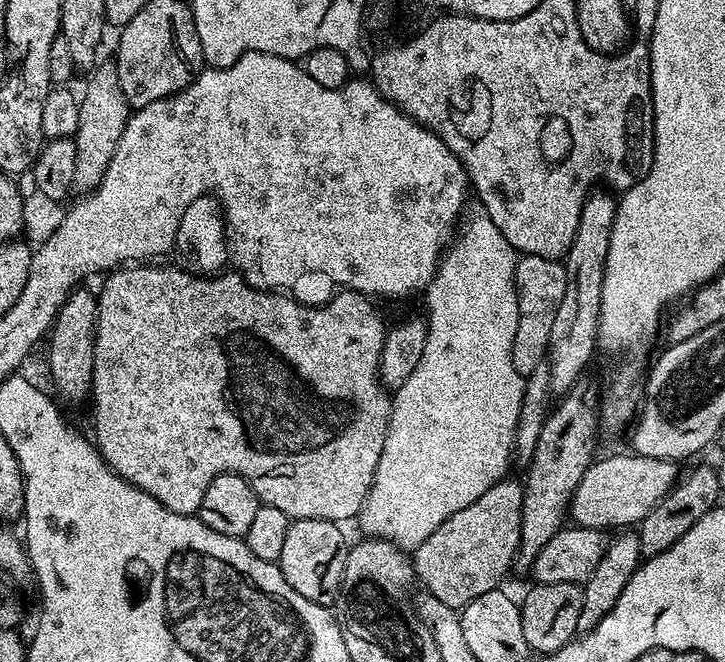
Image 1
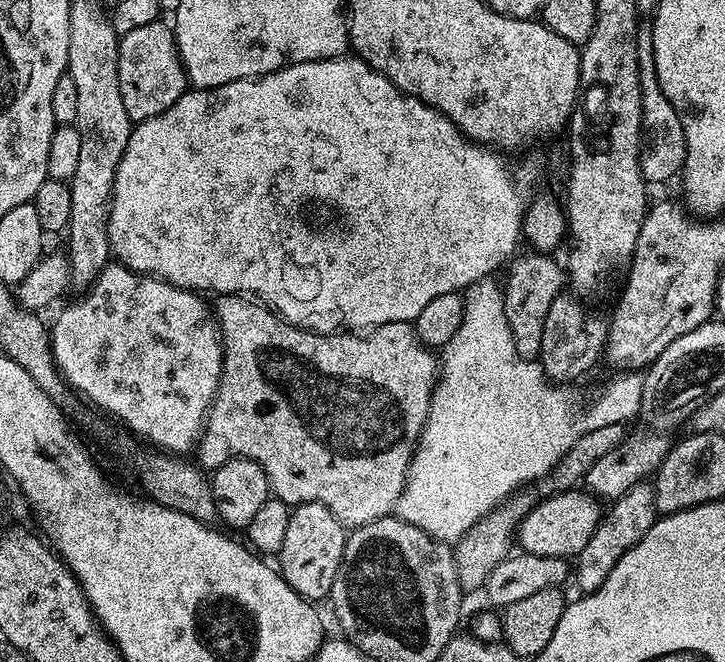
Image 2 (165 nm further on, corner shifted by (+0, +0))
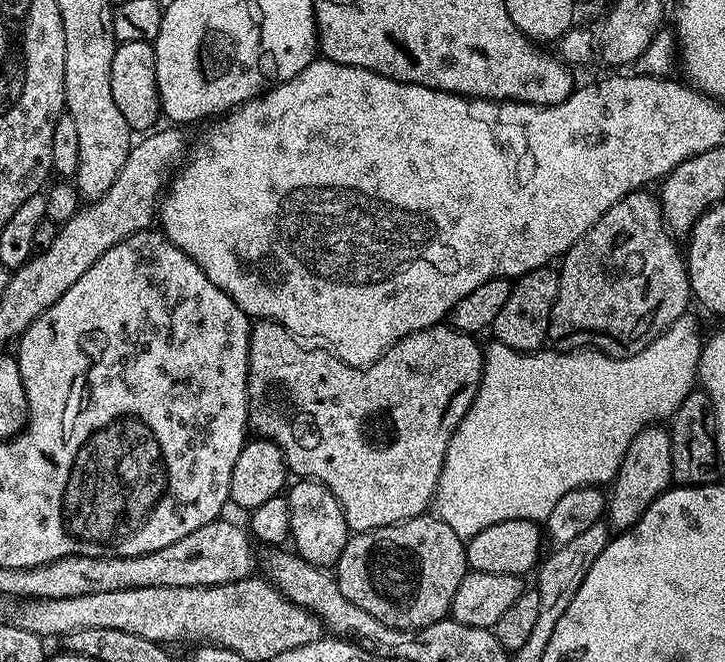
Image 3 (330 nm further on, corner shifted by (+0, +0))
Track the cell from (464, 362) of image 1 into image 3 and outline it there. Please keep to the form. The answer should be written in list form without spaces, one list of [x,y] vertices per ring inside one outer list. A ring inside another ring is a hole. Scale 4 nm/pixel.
[[[692,314],[678,318],[678,322],[674,322],[666,331],[658,334],[658,338],[654,338],[654,342],[650,342],[650,346],[638,350],[638,354],[633,356],[607,356],[605,352],[595,350],[519,352],[505,344],[492,342],[489,348],[483,349],[484,376],[480,379],[480,388],[476,391],[474,402],[468,413],[462,418],[460,425],[454,430],[448,443],[442,474],[438,478],[434,497],[435,515],[439,516],[442,522],[446,522],[446,526],[450,526],[450,530],[454,530],[454,534],[458,534],[461,540],[467,542],[471,540],[474,534],[486,530],[486,526],[494,526],[498,522],[506,522],[507,520],[544,522],[554,506],[557,505],[558,500],[568,491],[590,486],[611,485],[622,466],[622,458],[632,439],[642,429],[655,425],[657,422],[667,421],[676,413],[678,406],[682,406],[685,398],[697,387],[701,347],[700,324],[692,317]]]

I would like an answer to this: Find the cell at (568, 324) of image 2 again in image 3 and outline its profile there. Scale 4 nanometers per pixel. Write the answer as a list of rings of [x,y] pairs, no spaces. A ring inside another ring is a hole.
[[[648,190],[631,192],[619,200],[563,257],[564,265],[558,268],[560,285],[554,310],[550,314],[547,343],[558,352],[595,350],[607,356],[633,356],[638,354],[658,334],[678,322],[693,303],[692,287],[688,281],[685,253],[676,246],[673,233],[669,232],[659,199]]]

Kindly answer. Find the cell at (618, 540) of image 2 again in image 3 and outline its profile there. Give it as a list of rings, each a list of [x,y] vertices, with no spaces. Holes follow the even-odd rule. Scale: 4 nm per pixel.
[[[649,426],[642,429],[632,441],[626,450],[626,454],[622,458],[622,466],[618,470],[616,479],[610,485],[610,495],[607,497],[606,520],[609,525],[617,533],[622,533],[627,528],[632,528],[638,522],[638,518],[642,518],[644,511],[652,505],[657,498],[667,492],[672,479],[672,434],[667,427],[664,426]]]

